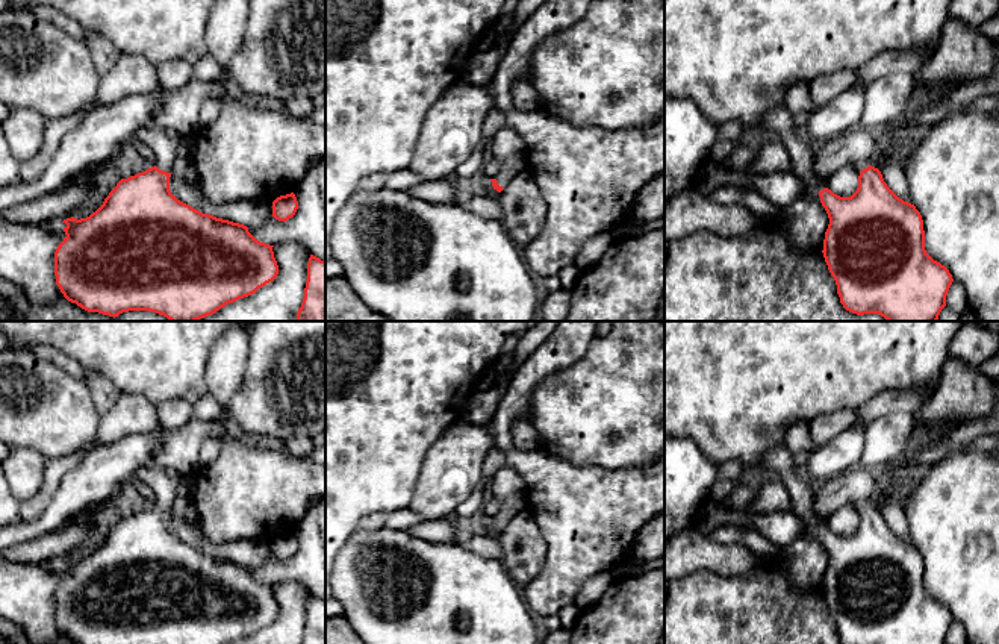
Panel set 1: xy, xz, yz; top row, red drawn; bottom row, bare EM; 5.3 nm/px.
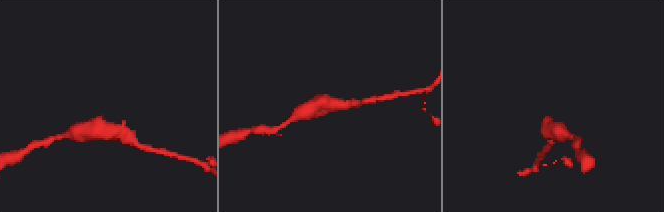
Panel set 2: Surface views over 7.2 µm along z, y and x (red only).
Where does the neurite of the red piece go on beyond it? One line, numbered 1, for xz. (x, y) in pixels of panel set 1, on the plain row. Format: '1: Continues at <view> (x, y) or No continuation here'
1: Continues at xz (506, 485)

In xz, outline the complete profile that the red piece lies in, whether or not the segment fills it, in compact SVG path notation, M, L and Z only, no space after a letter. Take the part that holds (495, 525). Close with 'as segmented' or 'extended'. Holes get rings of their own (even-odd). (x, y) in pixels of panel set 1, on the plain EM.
M506 465L490 479L487 496L503 502L503 509L490 518L493 529L501 532L516 515L527 511L525 489L521 476Z | extended

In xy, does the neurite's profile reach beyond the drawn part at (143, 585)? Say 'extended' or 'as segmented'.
extended

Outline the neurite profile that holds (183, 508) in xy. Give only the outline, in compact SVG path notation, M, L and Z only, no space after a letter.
M182 476L182 491L173 505L171 515L174 515L177 520L186 521L191 527L195 529L197 533L203 536L200 514L191 497L191 489L192 476Z

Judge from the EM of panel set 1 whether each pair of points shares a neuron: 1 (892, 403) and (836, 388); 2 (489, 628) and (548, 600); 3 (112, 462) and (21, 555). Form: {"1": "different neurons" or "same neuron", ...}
{"1": "different neurons", "2": "different neurons", "3": "different neurons"}

